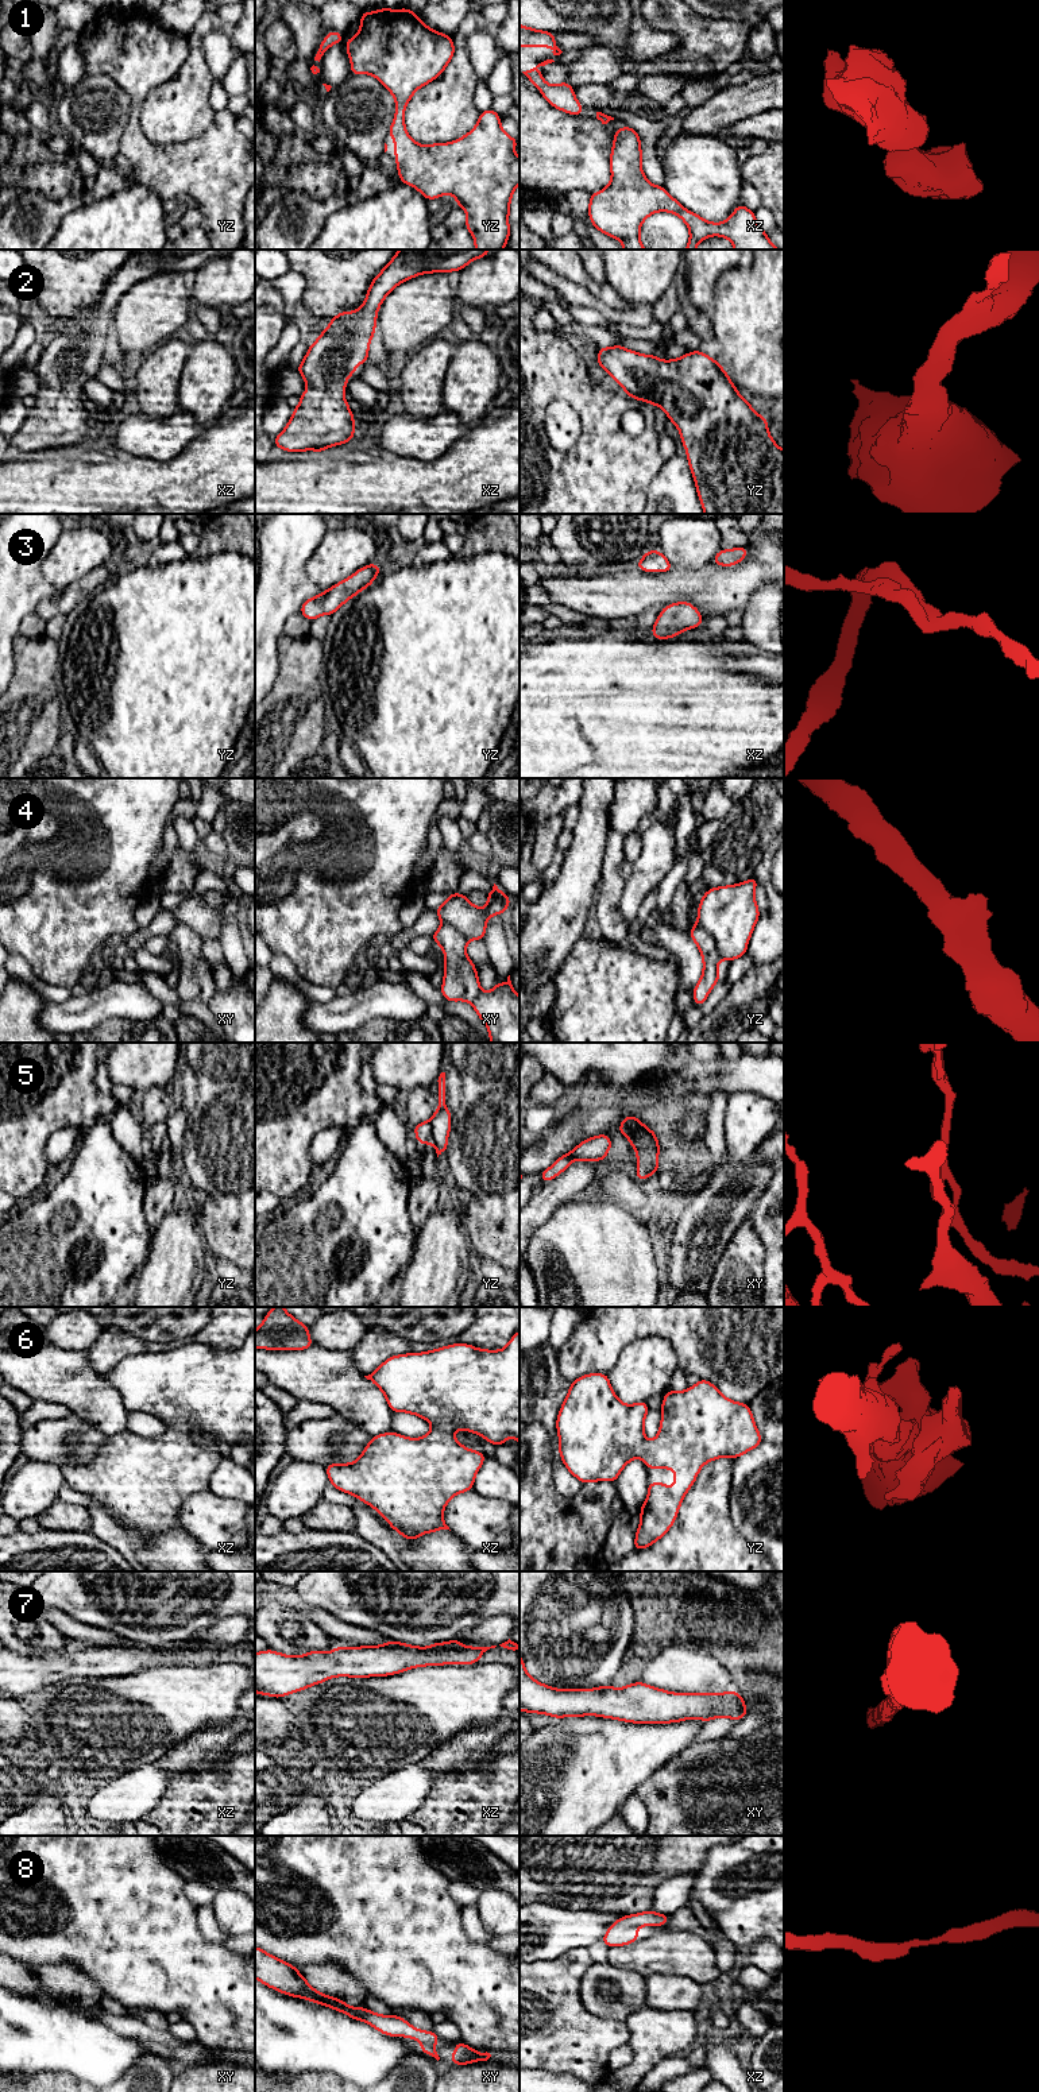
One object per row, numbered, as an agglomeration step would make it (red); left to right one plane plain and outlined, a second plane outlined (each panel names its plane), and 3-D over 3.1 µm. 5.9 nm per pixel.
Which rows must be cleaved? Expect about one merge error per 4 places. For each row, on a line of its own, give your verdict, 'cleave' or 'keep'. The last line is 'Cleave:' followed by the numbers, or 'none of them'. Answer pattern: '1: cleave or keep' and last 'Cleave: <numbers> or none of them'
1: keep
2: keep
3: keep
4: cleave
5: cleave
6: keep
7: keep
8: keep
Cleave: 4, 5

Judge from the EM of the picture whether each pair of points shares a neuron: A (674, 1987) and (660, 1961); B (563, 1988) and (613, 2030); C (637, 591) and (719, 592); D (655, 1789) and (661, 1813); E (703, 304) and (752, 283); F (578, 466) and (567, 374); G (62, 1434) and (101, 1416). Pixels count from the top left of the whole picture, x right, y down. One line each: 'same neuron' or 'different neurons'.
A: different neurons
B: same neuron
C: same neuron
D: same neuron
E: different neurons
F: same neuron
G: different neurons

